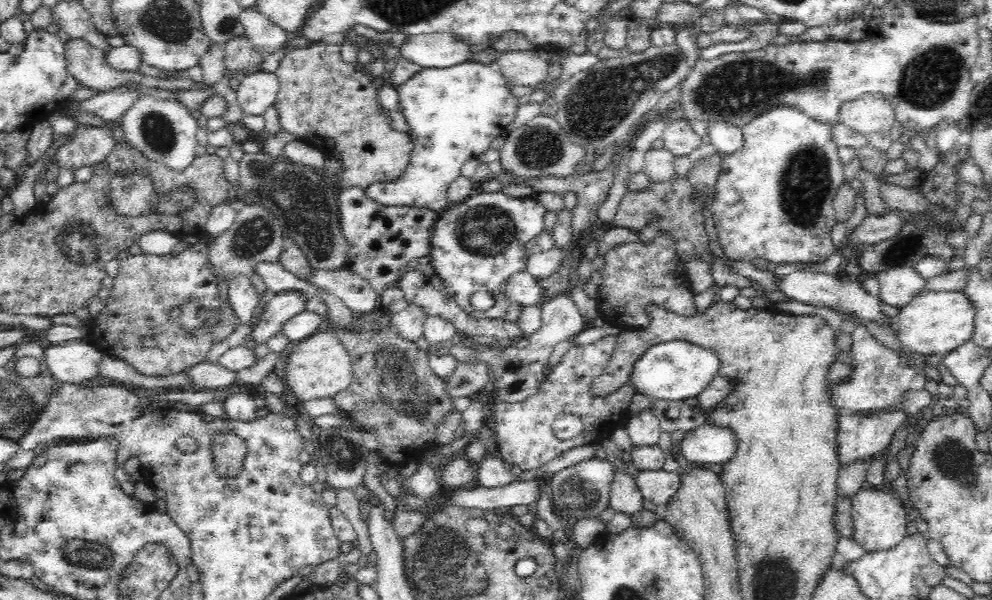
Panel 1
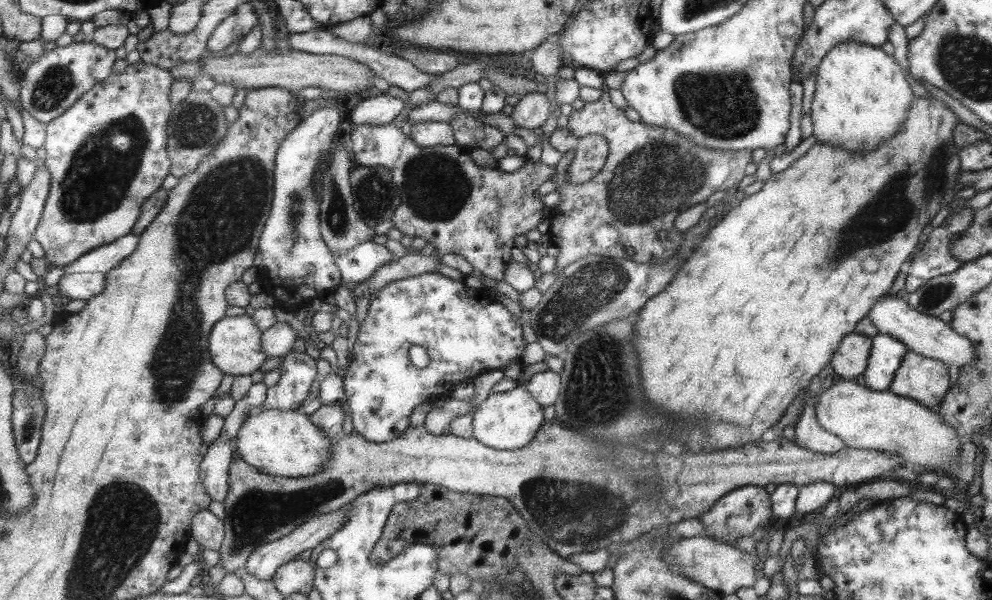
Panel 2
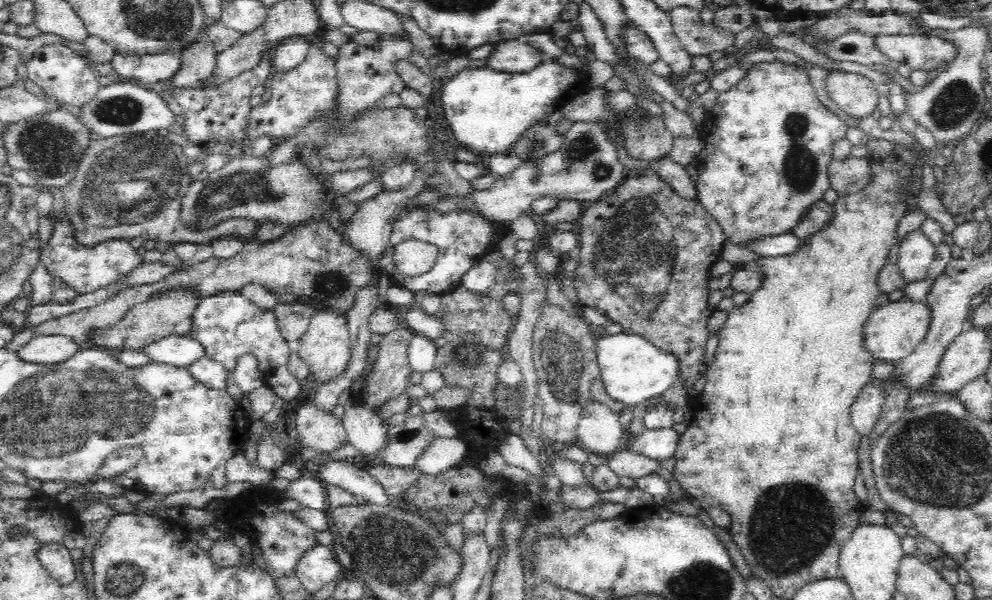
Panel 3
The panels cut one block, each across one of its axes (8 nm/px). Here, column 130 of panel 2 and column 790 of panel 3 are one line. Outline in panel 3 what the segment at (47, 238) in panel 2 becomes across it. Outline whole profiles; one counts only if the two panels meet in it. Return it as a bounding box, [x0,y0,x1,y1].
[697,61,848,246]

